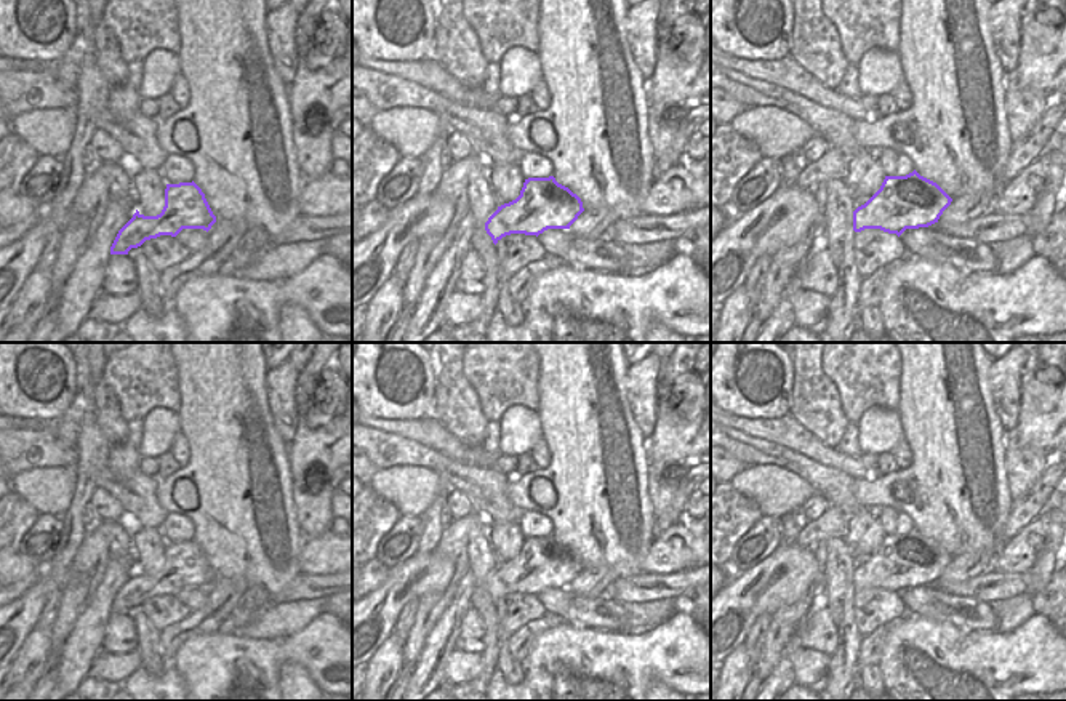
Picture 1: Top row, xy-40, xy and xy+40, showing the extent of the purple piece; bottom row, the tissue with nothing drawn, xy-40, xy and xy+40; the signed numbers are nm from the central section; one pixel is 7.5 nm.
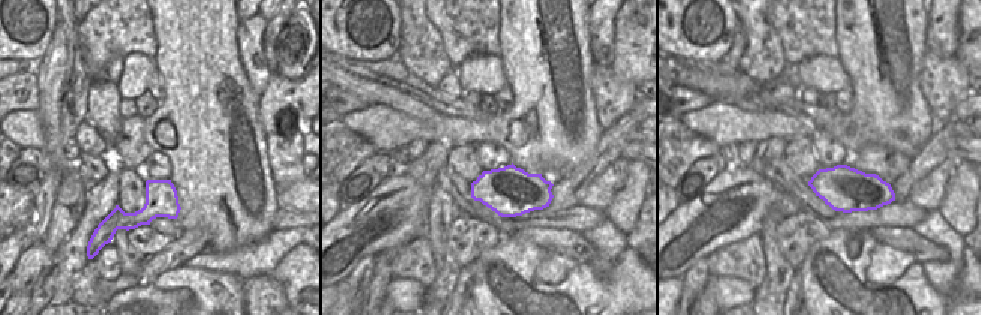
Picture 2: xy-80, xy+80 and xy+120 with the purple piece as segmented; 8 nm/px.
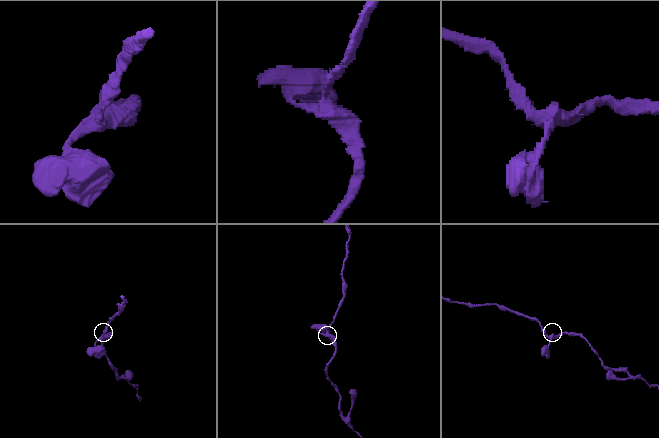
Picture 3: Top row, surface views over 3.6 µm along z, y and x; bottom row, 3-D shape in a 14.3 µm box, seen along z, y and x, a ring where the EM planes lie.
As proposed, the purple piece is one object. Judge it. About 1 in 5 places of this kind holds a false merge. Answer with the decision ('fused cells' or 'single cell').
single cell

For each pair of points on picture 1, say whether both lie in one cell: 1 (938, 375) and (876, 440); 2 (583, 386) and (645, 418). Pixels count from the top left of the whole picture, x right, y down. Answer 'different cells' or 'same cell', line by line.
1: different cells
2: different cells

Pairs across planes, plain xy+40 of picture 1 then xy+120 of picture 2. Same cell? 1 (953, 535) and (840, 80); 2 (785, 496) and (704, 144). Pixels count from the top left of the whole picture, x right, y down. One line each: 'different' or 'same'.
1: different
2: different

